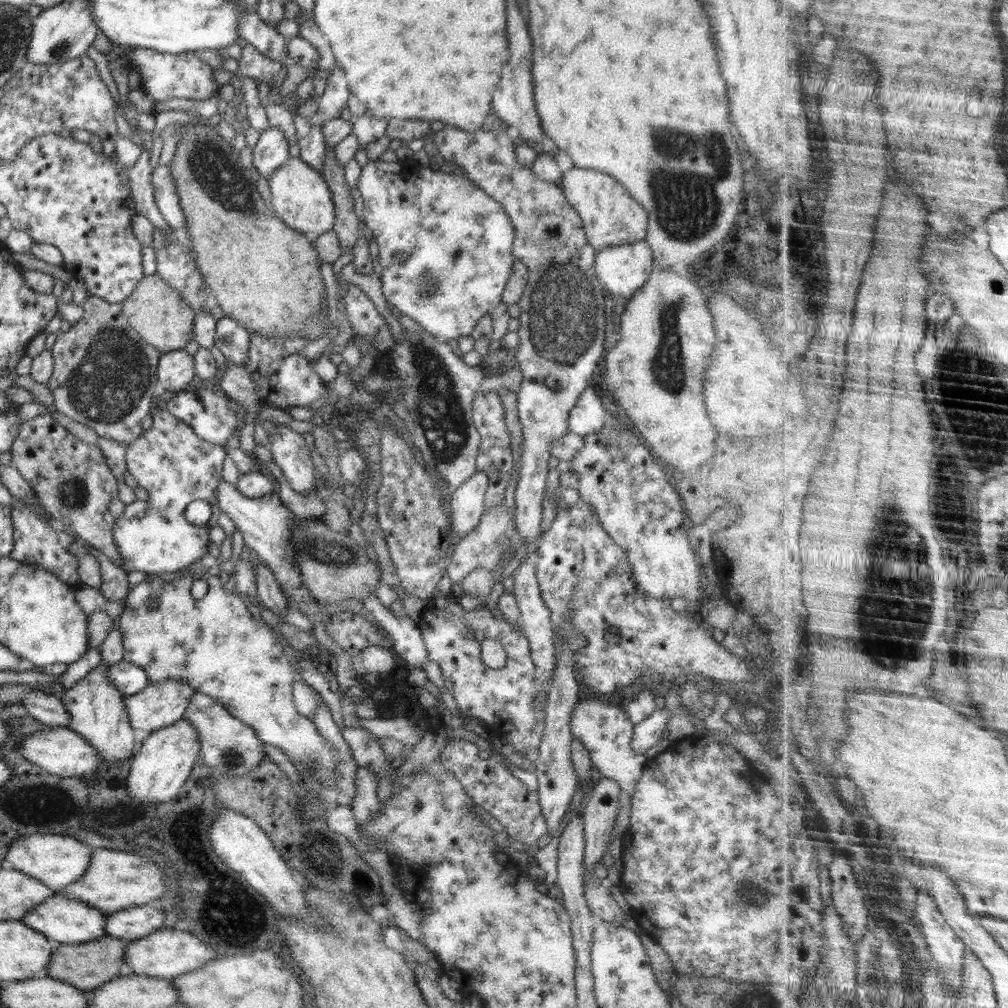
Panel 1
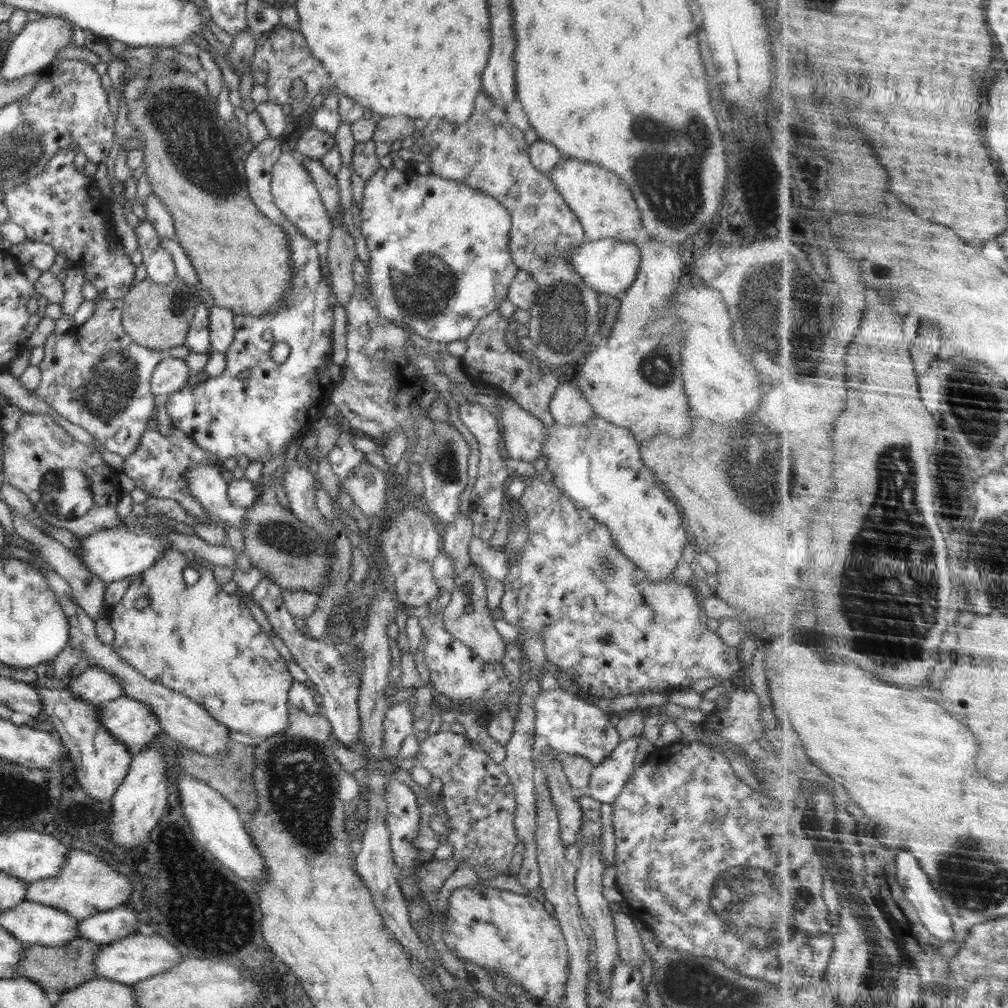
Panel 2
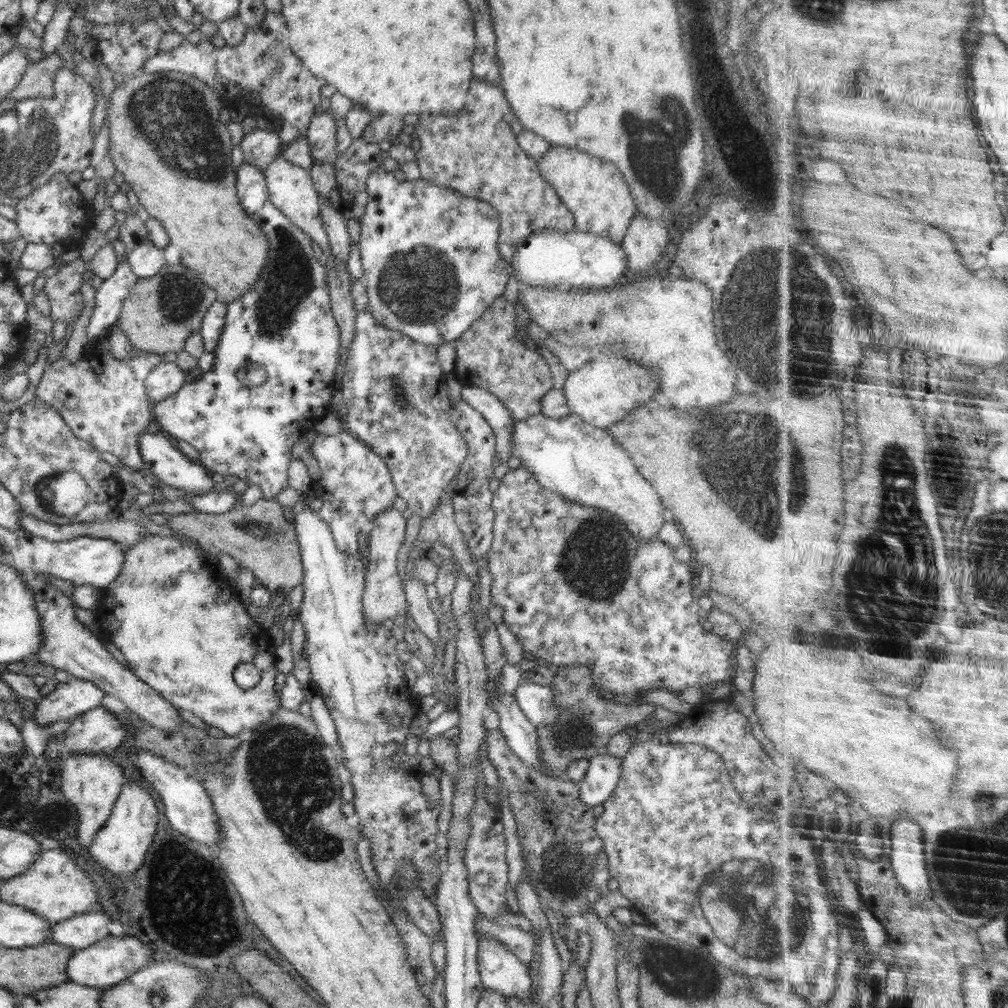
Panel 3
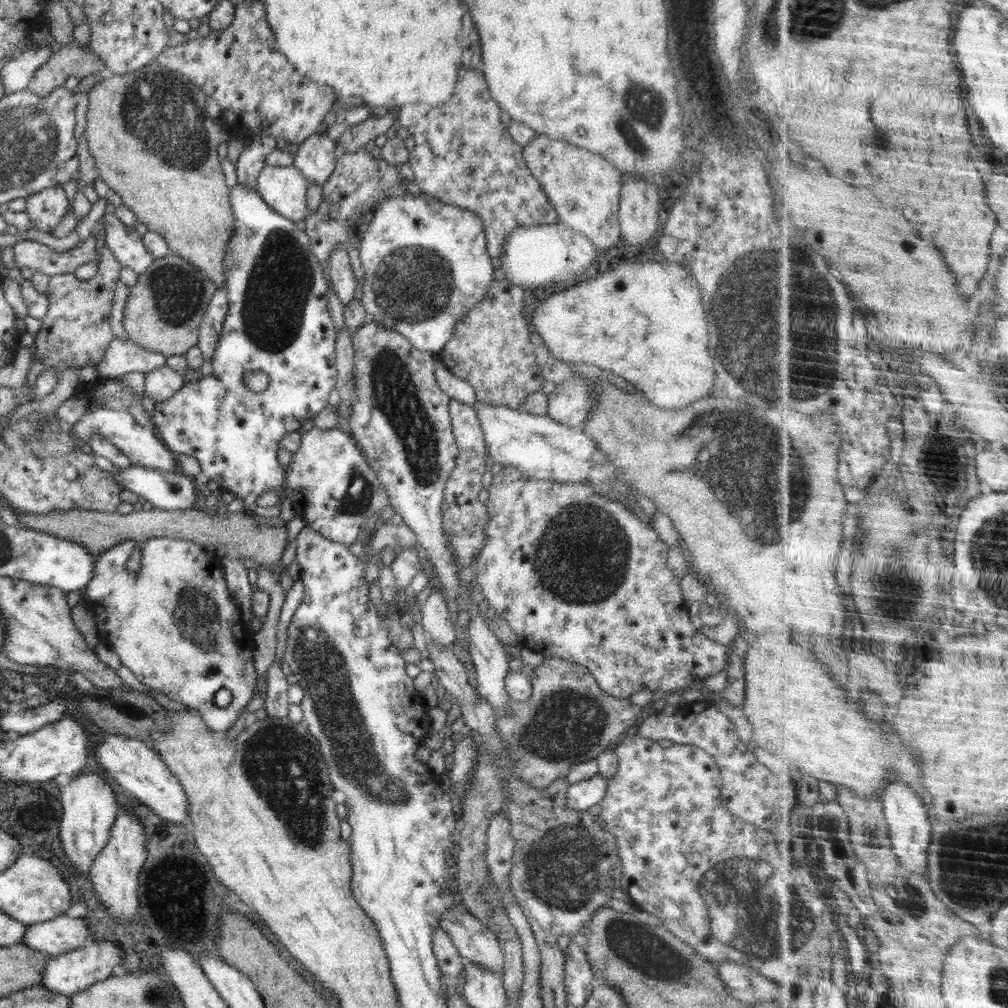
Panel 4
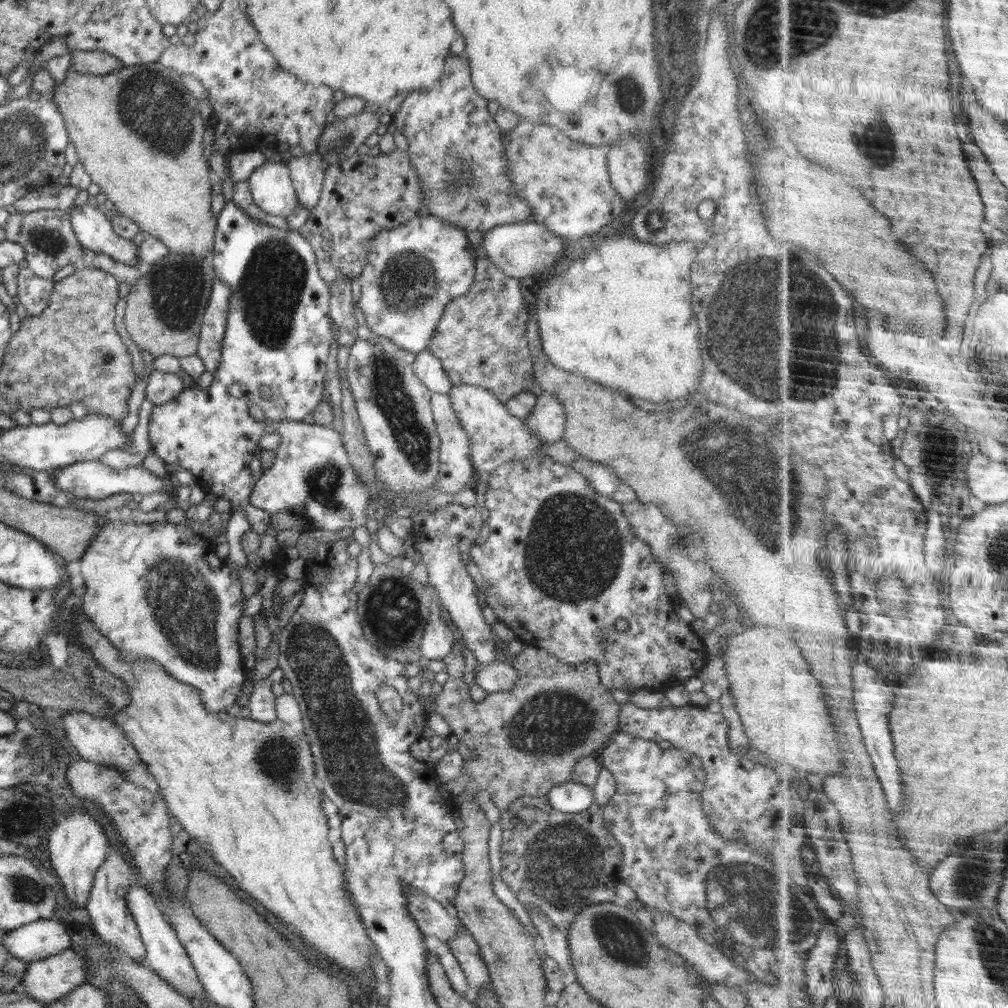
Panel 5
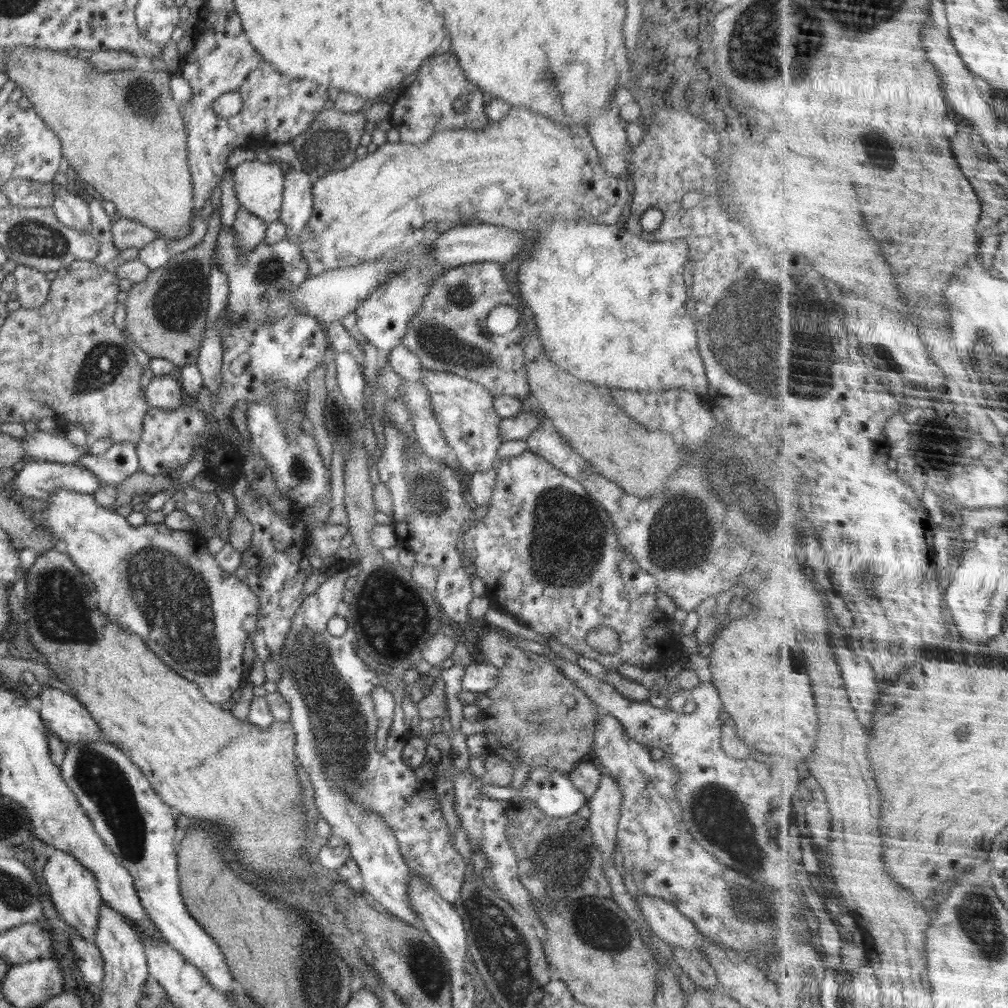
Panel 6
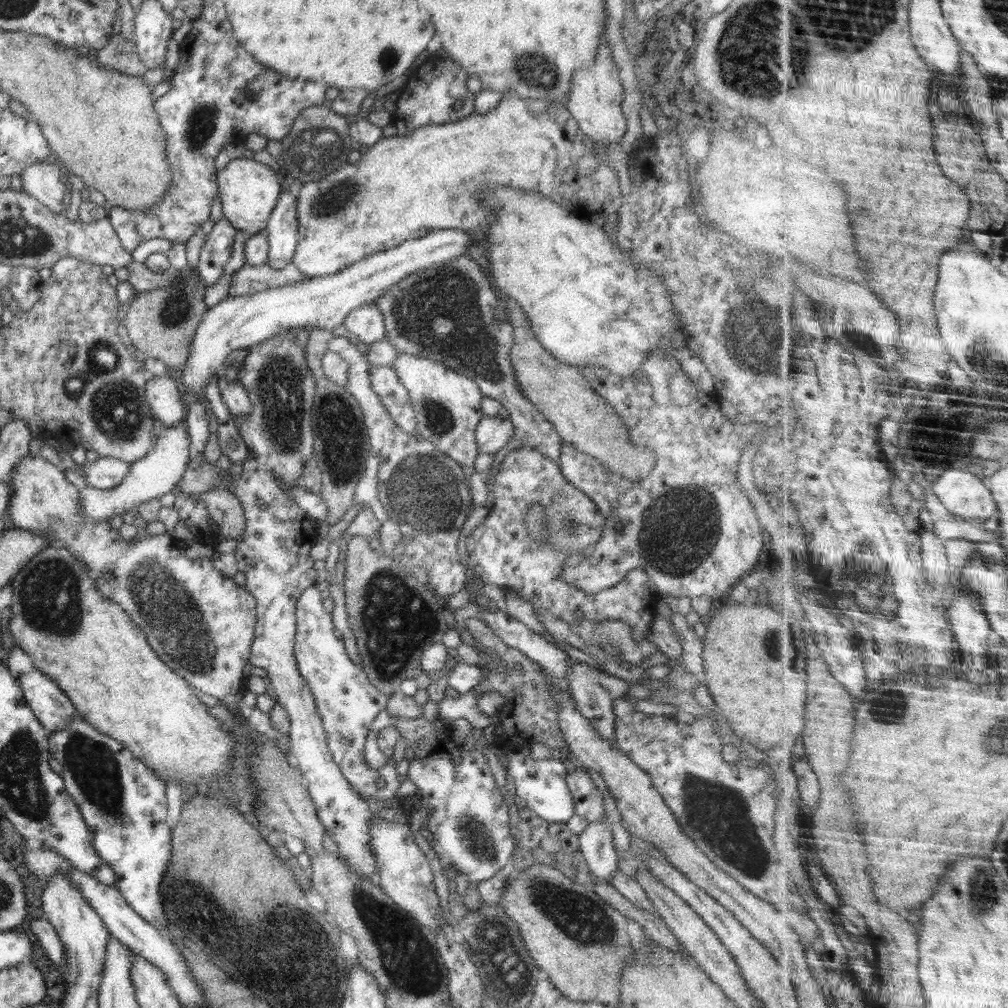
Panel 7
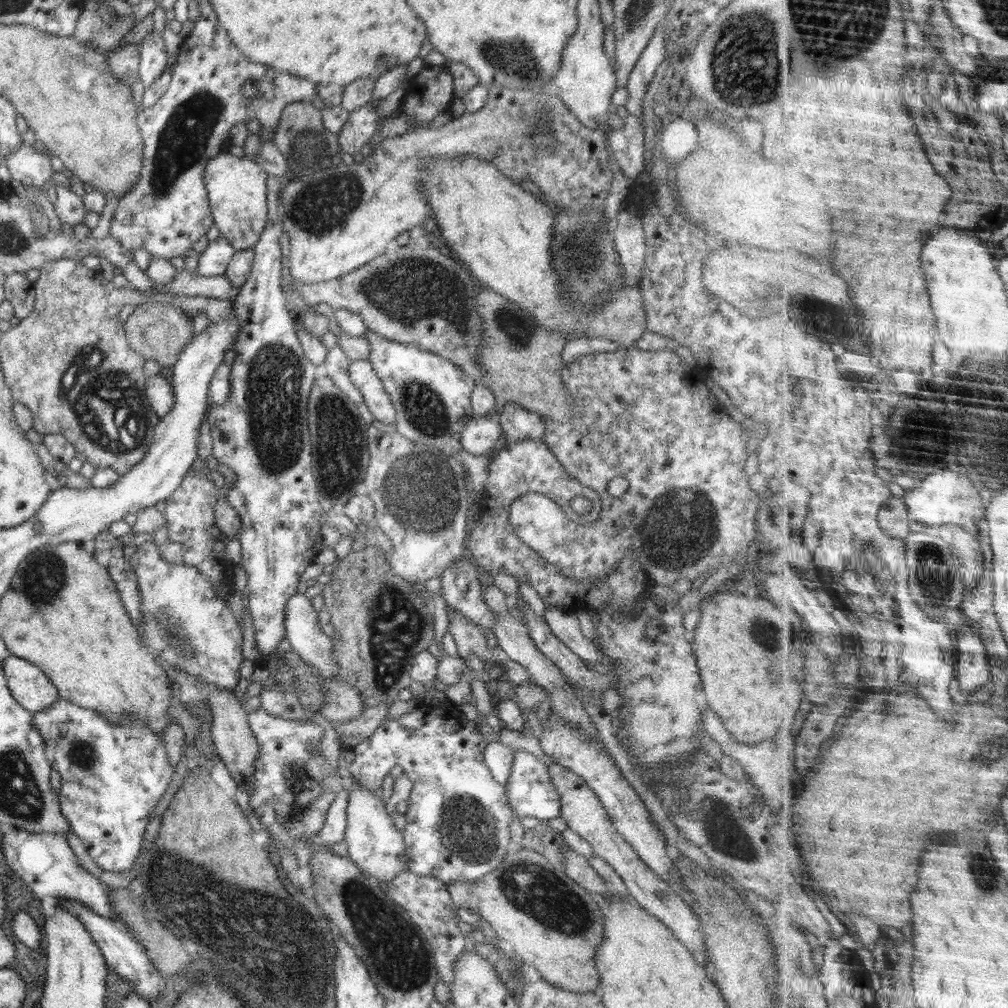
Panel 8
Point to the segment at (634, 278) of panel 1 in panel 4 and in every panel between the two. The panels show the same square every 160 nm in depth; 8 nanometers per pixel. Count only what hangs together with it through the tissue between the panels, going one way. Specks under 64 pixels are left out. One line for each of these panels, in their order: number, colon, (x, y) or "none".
2: (608, 265)
3: (574, 258)
4: (534, 255)

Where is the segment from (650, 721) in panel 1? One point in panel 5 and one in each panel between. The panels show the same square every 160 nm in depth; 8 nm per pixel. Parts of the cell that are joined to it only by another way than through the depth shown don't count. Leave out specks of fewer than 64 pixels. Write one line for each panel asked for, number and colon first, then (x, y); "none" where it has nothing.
2: (607, 779)
3: (599, 782)
4: (586, 794)
5: (570, 796)

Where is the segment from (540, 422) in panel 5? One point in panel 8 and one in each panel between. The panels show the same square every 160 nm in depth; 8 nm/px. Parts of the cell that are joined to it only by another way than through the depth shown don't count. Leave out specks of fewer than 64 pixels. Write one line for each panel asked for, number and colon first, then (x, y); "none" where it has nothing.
6: (518, 427)
7: (491, 433)
8: (480, 434)

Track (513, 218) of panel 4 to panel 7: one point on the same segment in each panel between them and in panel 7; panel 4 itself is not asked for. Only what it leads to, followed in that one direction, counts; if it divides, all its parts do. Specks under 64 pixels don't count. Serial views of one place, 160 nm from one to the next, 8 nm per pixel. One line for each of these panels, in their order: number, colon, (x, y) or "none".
5: (456, 148)
6: (426, 106)
7: (428, 95)

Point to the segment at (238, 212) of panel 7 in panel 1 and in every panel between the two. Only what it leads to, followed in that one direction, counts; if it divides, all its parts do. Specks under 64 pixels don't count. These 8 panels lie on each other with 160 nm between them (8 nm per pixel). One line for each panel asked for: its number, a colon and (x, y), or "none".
1: (301, 198)
2: (294, 193)
3: (291, 190)
4: (282, 187)
5: (272, 190)
6: (258, 186)

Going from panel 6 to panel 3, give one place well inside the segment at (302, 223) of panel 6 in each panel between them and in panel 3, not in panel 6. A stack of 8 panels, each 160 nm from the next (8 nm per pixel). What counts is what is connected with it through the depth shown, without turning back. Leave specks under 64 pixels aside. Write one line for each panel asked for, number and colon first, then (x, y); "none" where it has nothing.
3: (321, 134)
4: (316, 158)
5: (307, 172)

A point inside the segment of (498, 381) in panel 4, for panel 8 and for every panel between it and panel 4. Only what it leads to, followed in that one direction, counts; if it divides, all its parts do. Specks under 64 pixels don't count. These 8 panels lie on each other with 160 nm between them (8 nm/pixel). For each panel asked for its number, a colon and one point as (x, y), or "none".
5: (480, 340)
6: (449, 333)
7: (449, 313)
8: (430, 303)

